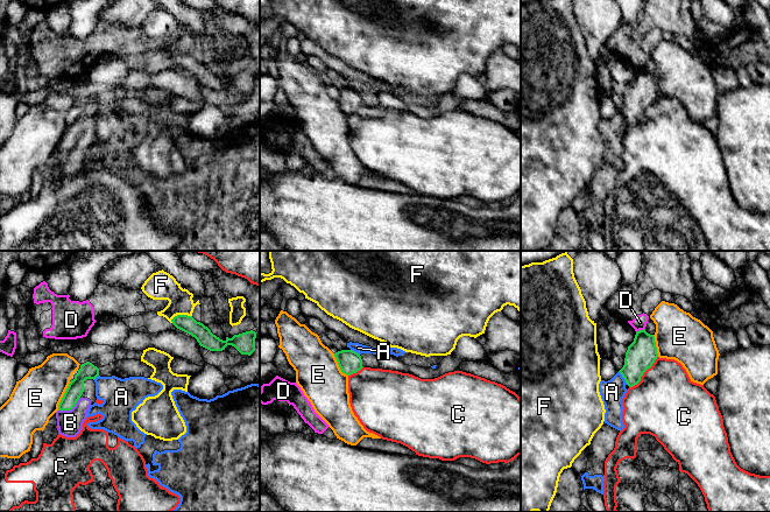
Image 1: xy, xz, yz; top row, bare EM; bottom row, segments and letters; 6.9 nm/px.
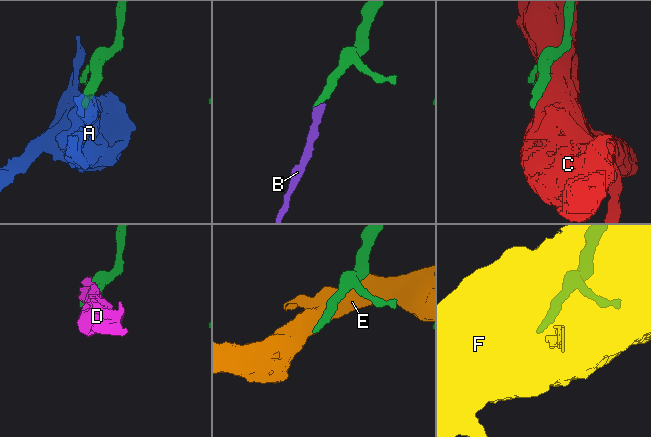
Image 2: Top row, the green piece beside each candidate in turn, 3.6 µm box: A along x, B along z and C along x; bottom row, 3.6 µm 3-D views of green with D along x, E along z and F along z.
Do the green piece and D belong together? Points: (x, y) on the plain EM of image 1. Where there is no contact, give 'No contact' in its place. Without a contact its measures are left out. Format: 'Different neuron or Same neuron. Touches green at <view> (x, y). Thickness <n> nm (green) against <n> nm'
Different neuron. Touches green at yz (640, 69). Thickness 200 nm (green) against 100 nm

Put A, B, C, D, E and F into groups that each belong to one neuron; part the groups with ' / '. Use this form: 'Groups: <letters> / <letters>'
Groups: A / B / C / D / E / F

